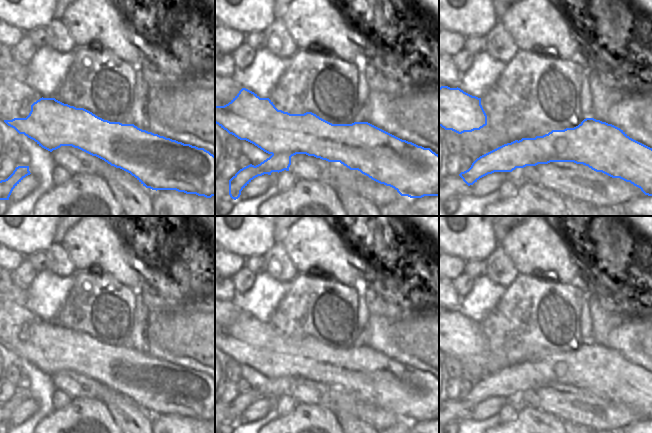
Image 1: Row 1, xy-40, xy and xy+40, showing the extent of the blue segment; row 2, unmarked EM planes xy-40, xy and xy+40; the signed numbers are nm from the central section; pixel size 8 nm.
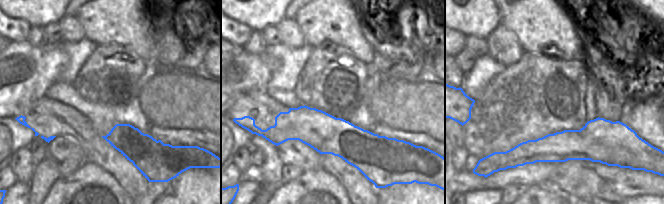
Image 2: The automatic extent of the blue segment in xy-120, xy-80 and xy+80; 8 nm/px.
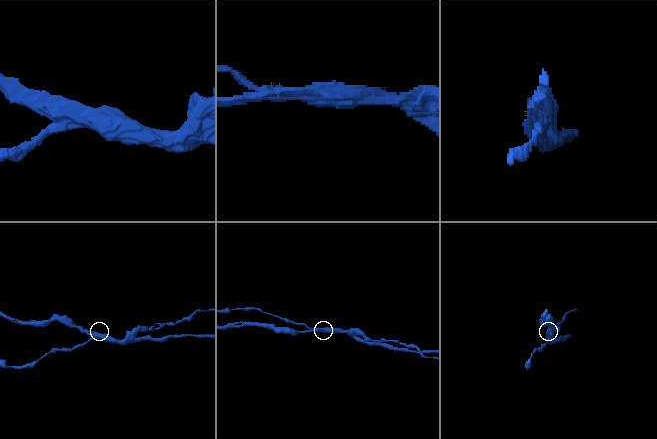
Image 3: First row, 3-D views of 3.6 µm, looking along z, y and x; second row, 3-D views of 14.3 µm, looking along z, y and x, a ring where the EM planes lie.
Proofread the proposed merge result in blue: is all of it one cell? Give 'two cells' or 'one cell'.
two cells

